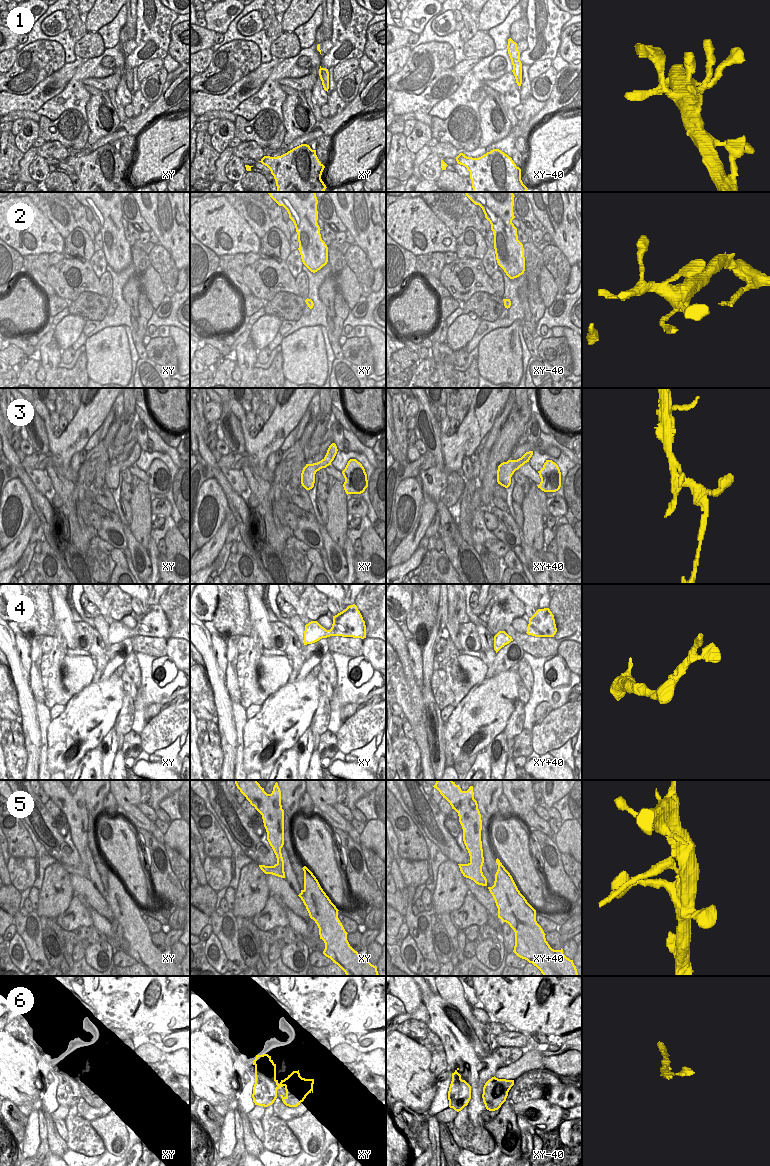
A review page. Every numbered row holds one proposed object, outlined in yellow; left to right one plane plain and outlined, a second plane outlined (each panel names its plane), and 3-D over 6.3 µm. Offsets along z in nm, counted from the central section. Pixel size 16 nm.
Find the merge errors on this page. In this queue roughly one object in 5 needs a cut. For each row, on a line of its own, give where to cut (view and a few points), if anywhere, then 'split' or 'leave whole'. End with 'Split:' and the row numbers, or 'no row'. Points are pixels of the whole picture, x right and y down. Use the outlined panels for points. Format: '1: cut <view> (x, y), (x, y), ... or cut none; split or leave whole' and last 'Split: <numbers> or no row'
1: cut none; leave whole
2: cut none; leave whole
3: cut none; leave whole
4: cut none; leave whole
5: cut xy (261, 865), (263, 870); split
6: cut none; leave whole
Split: 5

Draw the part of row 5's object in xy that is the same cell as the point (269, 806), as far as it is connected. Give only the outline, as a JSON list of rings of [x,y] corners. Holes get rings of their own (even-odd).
[[[234,780],[237,788],[246,797],[252,806],[262,815],[264,827],[267,832],[267,840],[272,847],[277,863],[274,866],[262,865],[265,874],[272,874],[281,878],[285,878],[284,860],[281,853],[281,848],[284,845],[284,810],[281,805],[281,791],[276,782],[271,794],[267,794],[264,788],[260,786],[257,780]]]

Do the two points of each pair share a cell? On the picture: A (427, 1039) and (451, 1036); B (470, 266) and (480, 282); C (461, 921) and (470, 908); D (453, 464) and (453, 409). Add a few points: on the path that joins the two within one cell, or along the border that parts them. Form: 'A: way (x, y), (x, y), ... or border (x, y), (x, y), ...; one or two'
A: border (422, 1021), (439, 1038), (444, 1049); two
B: way (472, 270), (476, 278); one
C: way (465, 920), (470, 912); one
D: border (471, 401), (468, 411), (460, 423); two

